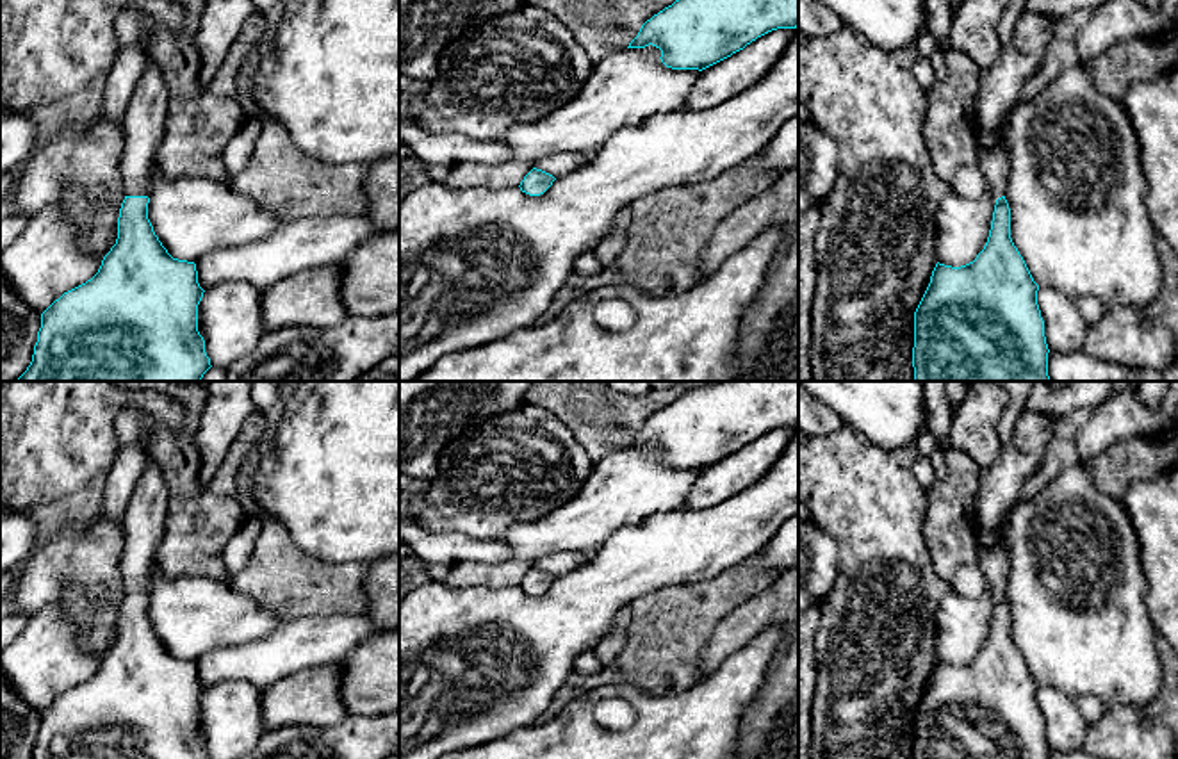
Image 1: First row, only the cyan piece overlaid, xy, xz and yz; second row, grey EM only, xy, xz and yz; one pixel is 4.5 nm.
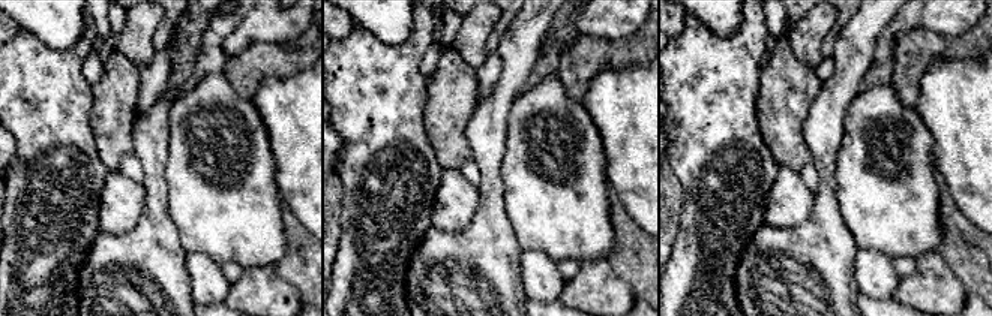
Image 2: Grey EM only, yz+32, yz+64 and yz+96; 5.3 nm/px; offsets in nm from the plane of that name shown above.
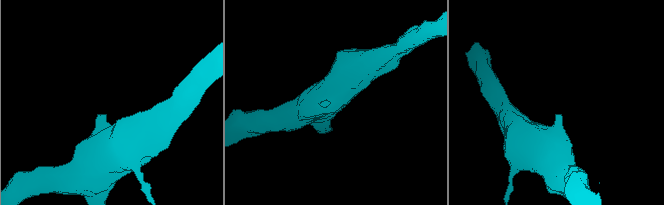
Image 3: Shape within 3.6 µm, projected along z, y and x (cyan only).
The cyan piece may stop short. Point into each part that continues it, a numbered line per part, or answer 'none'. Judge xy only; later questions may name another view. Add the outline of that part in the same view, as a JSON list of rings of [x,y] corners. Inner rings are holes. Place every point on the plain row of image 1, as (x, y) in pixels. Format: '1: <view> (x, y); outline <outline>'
1: xy (145, 519); outline [[[144,442],[137,444],[148,458],[123,518],[121,577],[125,595],[148,595],[150,575],[166,527],[168,485]]]

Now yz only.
1: yz (993, 562); outline [[[1007,518],[996,529],[996,542],[991,549],[978,549],[975,552],[975,565],[982,570],[986,583],[991,586],[994,599],[1005,595],[1009,575],[1009,551],[1007,551]]]

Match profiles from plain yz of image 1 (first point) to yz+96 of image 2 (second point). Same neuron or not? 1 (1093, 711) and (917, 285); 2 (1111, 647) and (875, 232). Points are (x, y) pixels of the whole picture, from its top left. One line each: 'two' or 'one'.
1: two
2: one

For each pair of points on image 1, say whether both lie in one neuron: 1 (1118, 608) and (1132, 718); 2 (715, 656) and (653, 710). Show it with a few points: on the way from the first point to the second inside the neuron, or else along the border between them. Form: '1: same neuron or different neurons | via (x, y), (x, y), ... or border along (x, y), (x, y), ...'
1: different neurons | border along (1107, 706), (1136, 704), (1145, 710)
2: different neurons | border along (733, 652), (695, 681)

